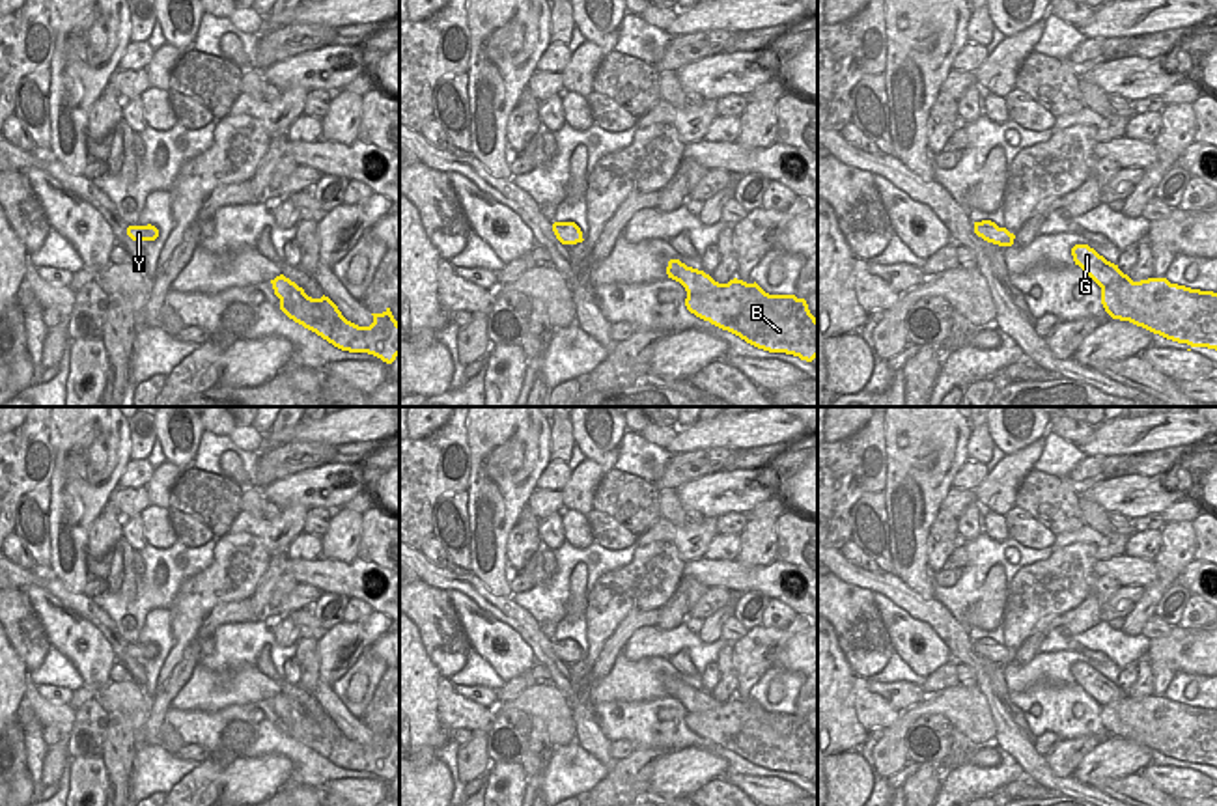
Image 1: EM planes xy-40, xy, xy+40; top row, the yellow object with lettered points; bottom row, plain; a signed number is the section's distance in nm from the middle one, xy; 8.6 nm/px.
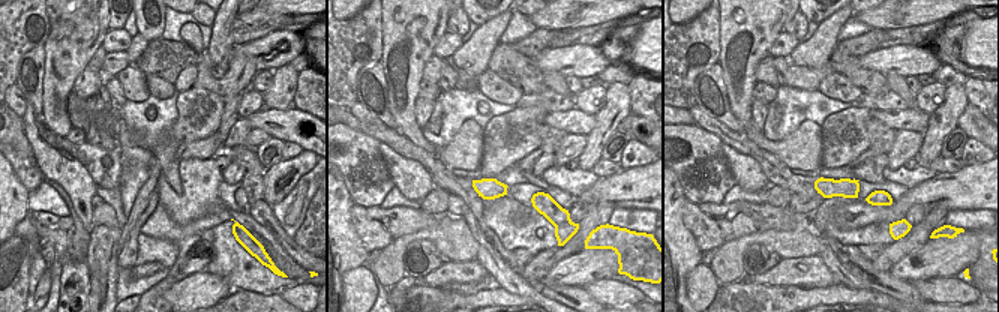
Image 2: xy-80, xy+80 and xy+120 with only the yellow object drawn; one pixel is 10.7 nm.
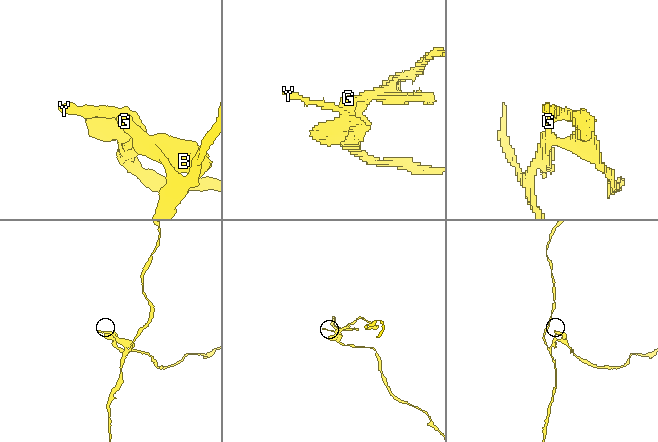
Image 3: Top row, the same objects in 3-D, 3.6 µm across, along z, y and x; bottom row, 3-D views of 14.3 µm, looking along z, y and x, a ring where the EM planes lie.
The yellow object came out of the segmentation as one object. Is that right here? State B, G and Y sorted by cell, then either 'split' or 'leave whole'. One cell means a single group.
B Y / G | split

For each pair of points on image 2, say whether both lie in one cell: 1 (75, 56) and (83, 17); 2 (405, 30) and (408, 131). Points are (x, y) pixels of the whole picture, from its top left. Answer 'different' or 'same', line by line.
1: same
2: same

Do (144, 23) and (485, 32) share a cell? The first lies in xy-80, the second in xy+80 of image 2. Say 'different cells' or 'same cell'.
different cells

